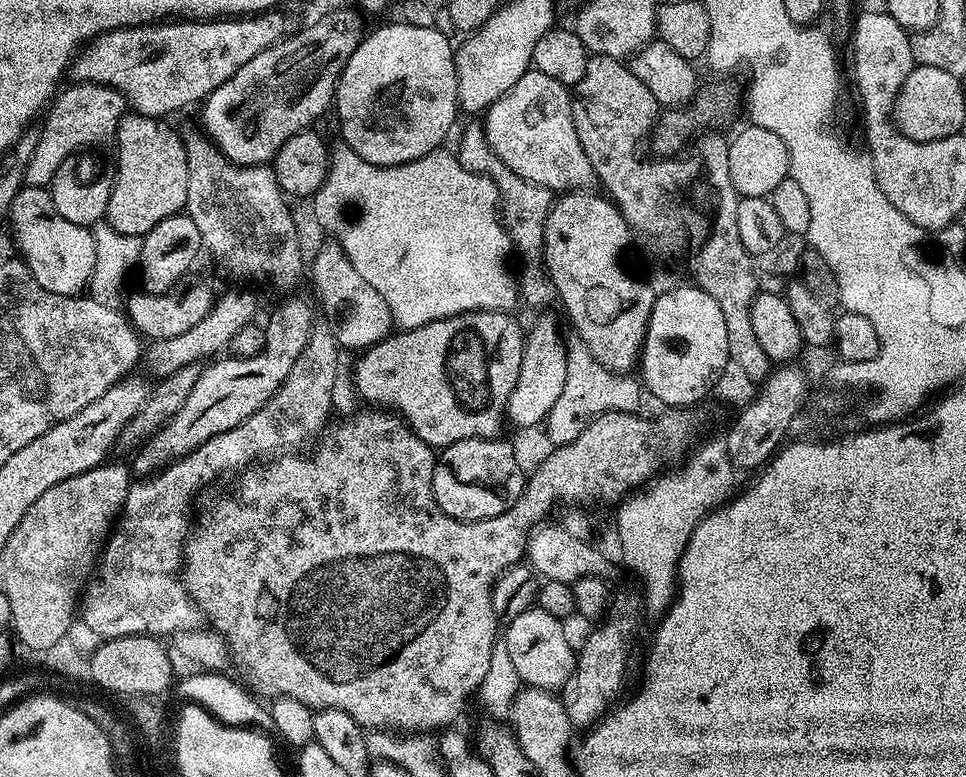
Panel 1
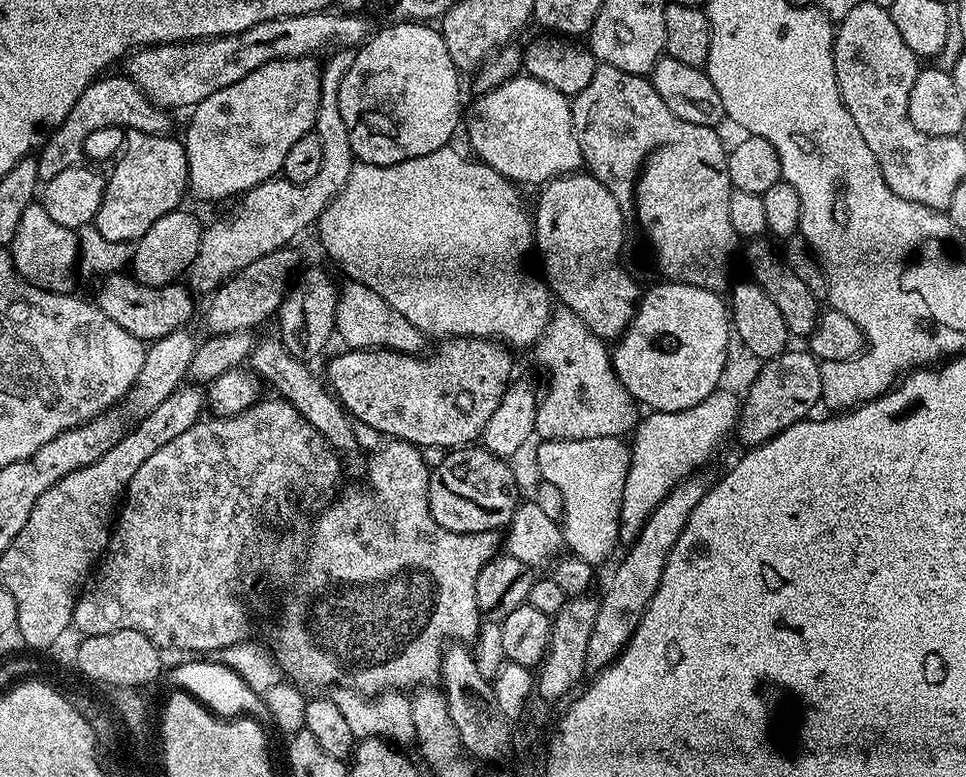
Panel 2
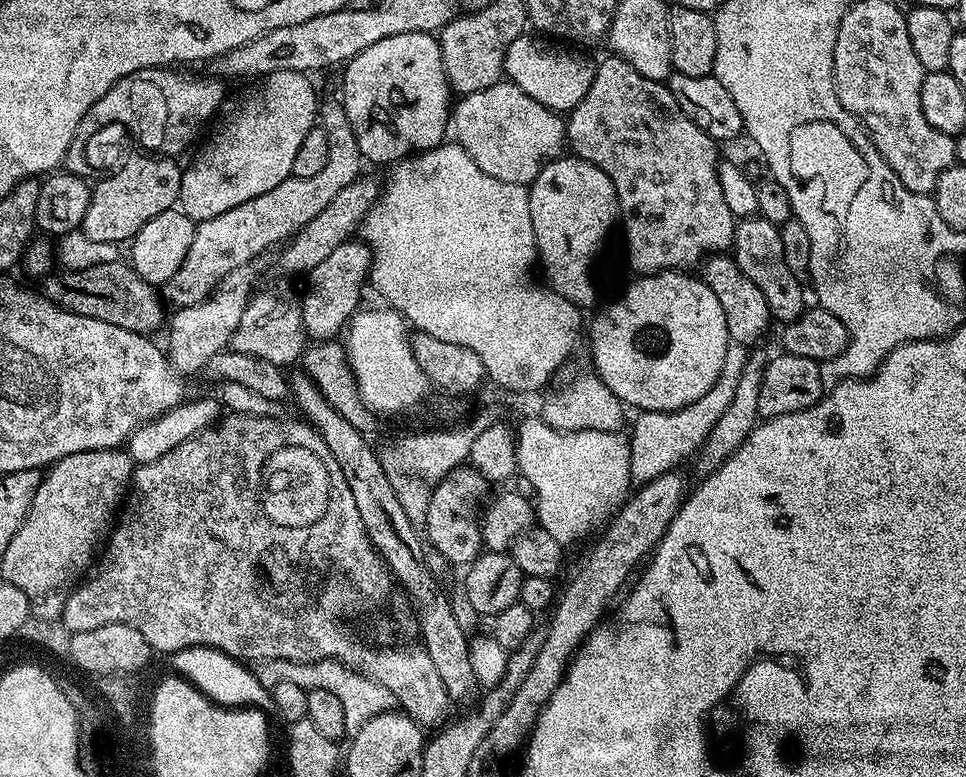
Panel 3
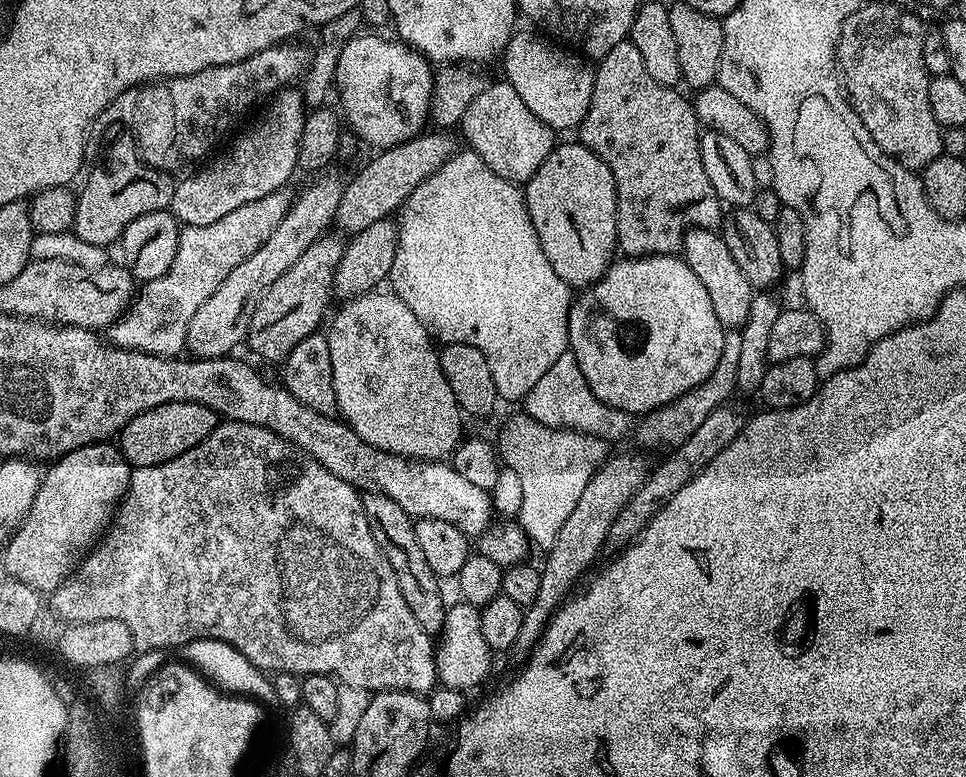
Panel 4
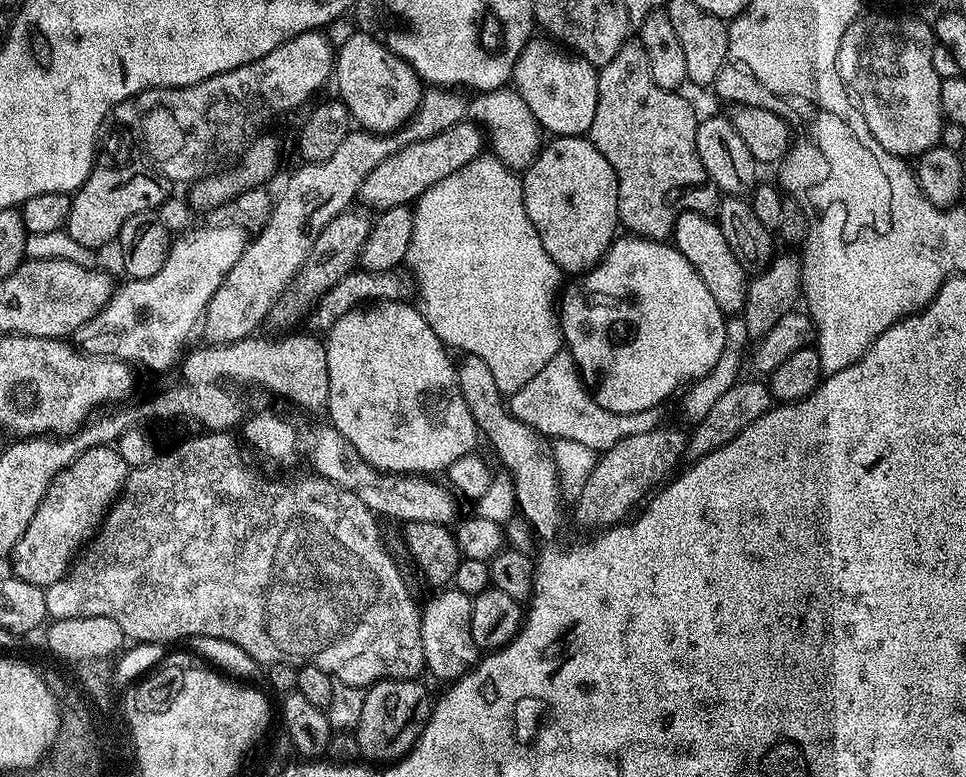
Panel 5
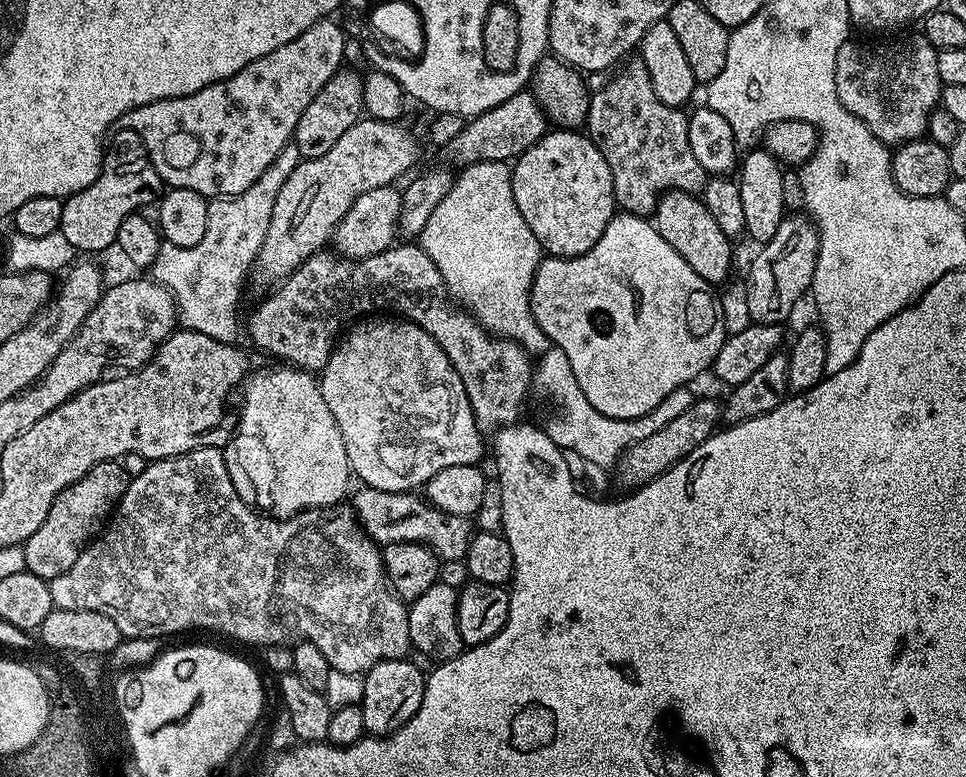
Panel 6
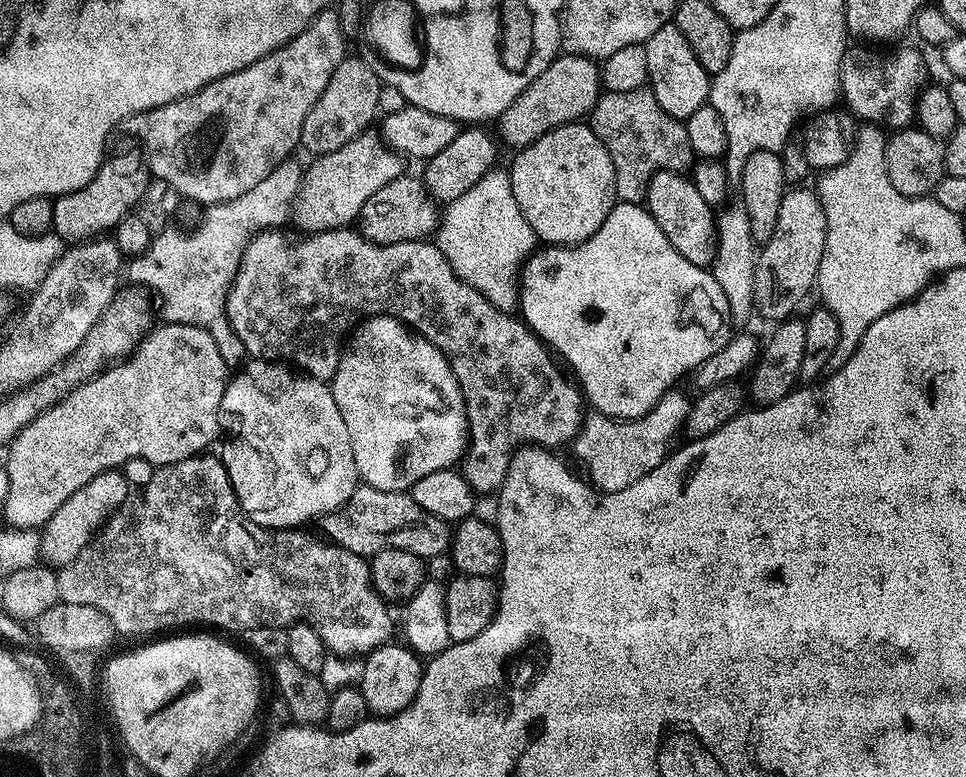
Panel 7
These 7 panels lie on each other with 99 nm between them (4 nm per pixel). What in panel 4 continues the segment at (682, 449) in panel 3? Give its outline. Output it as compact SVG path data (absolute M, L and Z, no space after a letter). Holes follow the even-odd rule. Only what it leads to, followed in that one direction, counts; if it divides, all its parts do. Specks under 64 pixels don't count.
M725 331L724 341L722 342L722 358L718 358L718 366L714 366L710 378L706 378L706 382L694 386L694 390L674 398L674 402L647 413L641 419L644 420L641 424L639 421L634 436L637 436L648 448L664 448L663 450L671 449L673 446L682 443L686 438L690 438L690 434L694 434L694 430L698 430L698 426L702 426L702 421L710 415L710 410L729 403L733 399L732 392L737 391L738 361L741 350L742 334L740 331Z

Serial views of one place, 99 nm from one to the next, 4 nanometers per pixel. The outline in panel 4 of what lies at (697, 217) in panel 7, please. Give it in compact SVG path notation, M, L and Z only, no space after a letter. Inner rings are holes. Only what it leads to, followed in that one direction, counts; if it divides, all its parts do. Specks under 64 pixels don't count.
M689 227L683 239L682 258L686 266L698 274L698 282L706 286L706 294L710 294L710 303L714 305L714 314L718 314L721 326L725 330L743 328L746 314L750 314L754 289L750 278L746 278L738 262L734 262L734 254L730 254L730 246L726 246L723 235L711 228Z

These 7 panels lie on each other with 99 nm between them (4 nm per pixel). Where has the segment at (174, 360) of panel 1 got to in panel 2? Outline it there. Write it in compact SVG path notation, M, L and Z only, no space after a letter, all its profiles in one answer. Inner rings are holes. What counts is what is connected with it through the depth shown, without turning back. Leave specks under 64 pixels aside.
M285 246L274 250L250 262L250 266L246 266L235 276L230 276L223 281L220 287L211 293L209 300L212 301L209 302L208 313L204 316L204 324L209 328L208 332L213 336L247 332L256 330L263 320L268 320L271 316L273 319L279 313L280 304L290 287L294 273L301 267L300 256L294 249L295 247Z

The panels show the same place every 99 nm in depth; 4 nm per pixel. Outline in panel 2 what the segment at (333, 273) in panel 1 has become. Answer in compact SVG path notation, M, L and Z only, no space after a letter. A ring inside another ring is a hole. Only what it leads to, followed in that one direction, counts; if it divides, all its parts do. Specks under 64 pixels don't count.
M353 282L345 288L339 289L336 297L336 331L337 337L341 336L345 340L347 347L352 350L391 350L394 352L406 352L416 354L426 341L425 333L418 330L386 298L374 294L370 286Z

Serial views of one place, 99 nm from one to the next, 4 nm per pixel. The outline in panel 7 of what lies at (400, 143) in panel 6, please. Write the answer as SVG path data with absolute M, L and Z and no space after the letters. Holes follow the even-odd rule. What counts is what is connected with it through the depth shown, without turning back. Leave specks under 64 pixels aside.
M365 134L351 140L342 146L342 150L334 150L325 156L317 156L311 161L313 164L303 175L300 182L300 193L292 206L292 220L300 230L309 233L319 232L326 228L347 228L359 217L362 206L373 194L378 194L386 182L394 182L405 171L405 161L400 159L391 149L382 145L381 139L374 134Z

